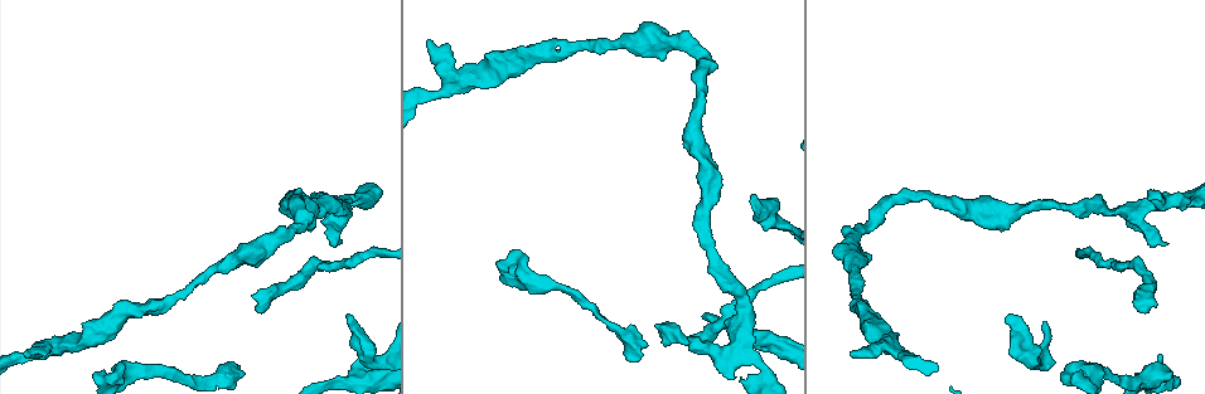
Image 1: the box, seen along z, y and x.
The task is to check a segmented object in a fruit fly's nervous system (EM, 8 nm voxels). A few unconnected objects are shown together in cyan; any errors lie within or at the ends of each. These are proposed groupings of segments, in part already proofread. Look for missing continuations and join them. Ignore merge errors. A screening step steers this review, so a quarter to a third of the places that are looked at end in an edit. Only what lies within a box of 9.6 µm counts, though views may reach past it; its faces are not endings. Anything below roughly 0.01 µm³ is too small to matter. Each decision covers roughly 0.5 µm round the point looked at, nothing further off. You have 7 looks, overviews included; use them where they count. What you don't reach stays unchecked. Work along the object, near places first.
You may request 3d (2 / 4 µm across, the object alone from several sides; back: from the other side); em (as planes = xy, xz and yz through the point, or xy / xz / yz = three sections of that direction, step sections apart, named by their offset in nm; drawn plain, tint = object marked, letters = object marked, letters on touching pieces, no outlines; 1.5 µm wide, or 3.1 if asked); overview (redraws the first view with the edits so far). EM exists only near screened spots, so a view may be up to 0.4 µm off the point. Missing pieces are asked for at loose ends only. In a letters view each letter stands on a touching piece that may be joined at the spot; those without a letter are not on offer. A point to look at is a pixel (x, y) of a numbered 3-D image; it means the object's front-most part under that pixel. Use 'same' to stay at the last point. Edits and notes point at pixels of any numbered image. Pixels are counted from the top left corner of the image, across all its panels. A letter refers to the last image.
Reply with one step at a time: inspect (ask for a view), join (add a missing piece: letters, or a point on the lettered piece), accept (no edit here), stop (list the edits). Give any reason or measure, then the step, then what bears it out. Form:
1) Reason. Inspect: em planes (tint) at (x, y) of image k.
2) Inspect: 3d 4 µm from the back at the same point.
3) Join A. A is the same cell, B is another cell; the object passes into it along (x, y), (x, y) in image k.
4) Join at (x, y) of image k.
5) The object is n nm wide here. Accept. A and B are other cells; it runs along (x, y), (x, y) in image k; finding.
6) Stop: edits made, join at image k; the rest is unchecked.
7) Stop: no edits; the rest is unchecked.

Free end. Inspect: 3d 4 µm at (1166, 369) of image 1.

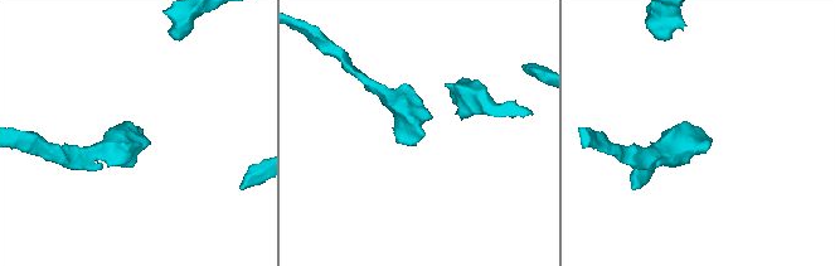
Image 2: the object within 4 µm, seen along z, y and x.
Inspect: em xy step 4 (letters) at (704, 135) of image 2.

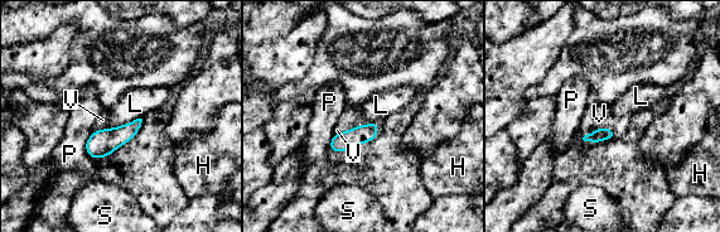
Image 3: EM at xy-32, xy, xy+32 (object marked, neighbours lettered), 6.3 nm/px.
The longest contact is with V, 240 nm. Join V. V is the same cell, H, L, P and S are other cells; the object passes into it along (358, 135), (353, 127), (351, 117) in image 3; it goes on there.

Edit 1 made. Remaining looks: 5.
Inspect: overview.

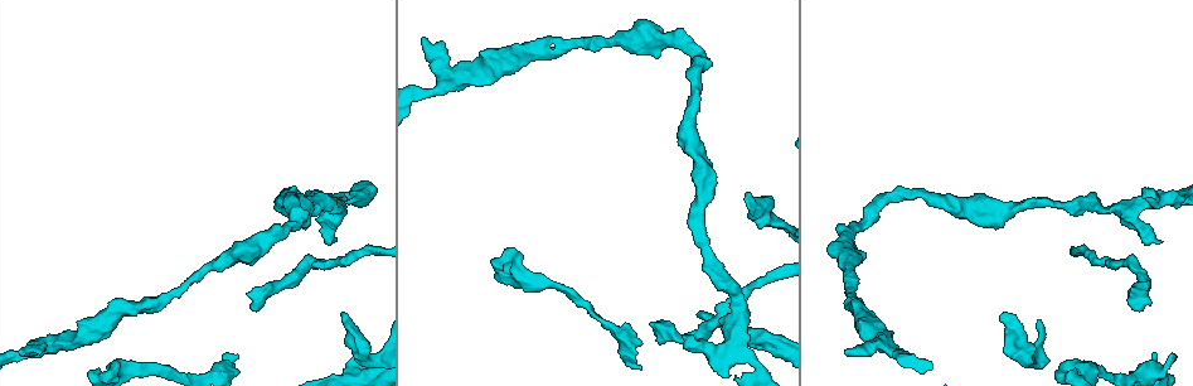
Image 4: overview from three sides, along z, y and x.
An open end. Inspect: em planes (letters) at (332, 241) of image 4.

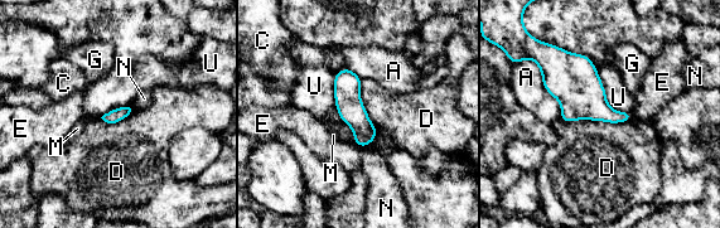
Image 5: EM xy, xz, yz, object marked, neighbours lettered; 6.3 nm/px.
Accept. A, C, D, E, G, M, N and U are other cells; a border runs along (632, 117), (619, 122), (560, 120) in image 5; no lettered piece goes on from it.

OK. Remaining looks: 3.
Stop: edits made, join at image 3; the rest is unchecked.

